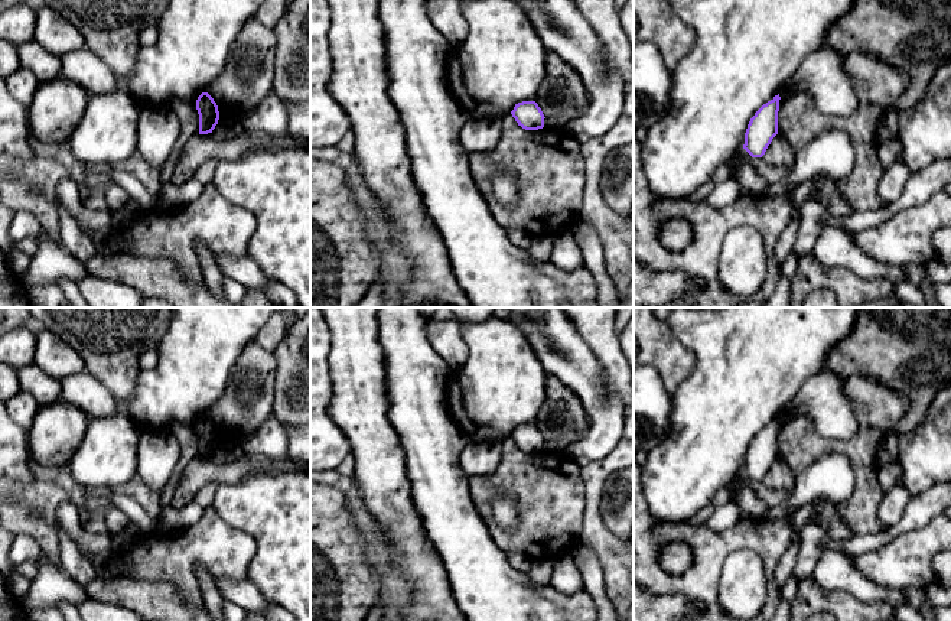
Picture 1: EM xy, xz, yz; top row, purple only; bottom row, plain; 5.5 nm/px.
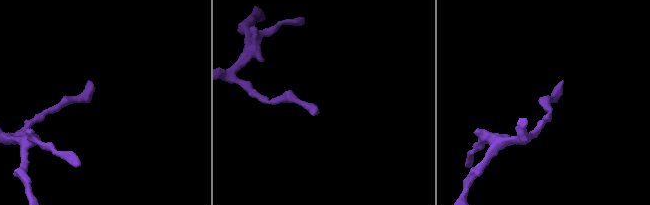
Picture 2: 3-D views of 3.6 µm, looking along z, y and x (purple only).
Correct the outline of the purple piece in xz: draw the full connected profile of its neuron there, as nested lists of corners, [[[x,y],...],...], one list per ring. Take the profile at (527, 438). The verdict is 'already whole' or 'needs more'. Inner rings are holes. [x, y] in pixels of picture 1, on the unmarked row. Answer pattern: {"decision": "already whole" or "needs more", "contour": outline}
{"decision": "already whole", "contour": [[[522,425],[515,427],[512,440],[525,453],[538,453],[544,451],[544,438],[535,425]]]}

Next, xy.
{"decision": "already whole", "contour": [[[202,416],[196,423],[199,438],[199,458],[212,456],[219,443],[218,429],[208,416]]]}

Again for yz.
{"decision": "already whole", "contour": [[[778,417],[763,427],[748,448],[743,472],[752,481],[762,481],[772,462],[778,458],[779,423]]]}

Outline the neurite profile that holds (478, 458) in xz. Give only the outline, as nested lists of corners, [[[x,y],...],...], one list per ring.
[[[470,442],[460,453],[459,465],[468,475],[488,475],[501,461],[501,442]]]

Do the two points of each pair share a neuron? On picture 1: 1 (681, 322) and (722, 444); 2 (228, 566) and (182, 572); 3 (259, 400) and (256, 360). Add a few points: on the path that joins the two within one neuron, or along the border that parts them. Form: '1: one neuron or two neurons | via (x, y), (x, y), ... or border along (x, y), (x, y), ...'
1: one neuron | via (712, 353), (722, 363), (722, 413)
2: one neuron | via (217, 561), (194, 561)
3: one neuron | via (256, 390), (256, 370)

